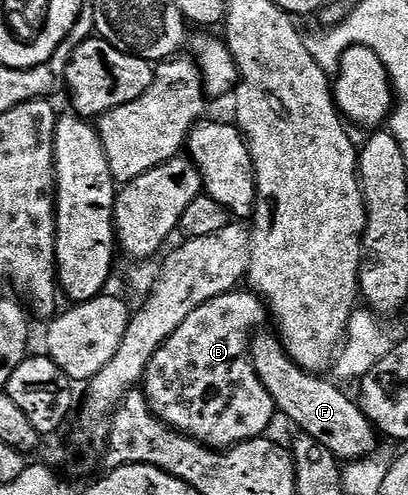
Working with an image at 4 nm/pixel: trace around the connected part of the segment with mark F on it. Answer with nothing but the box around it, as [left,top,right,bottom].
[250,331,380,462]

